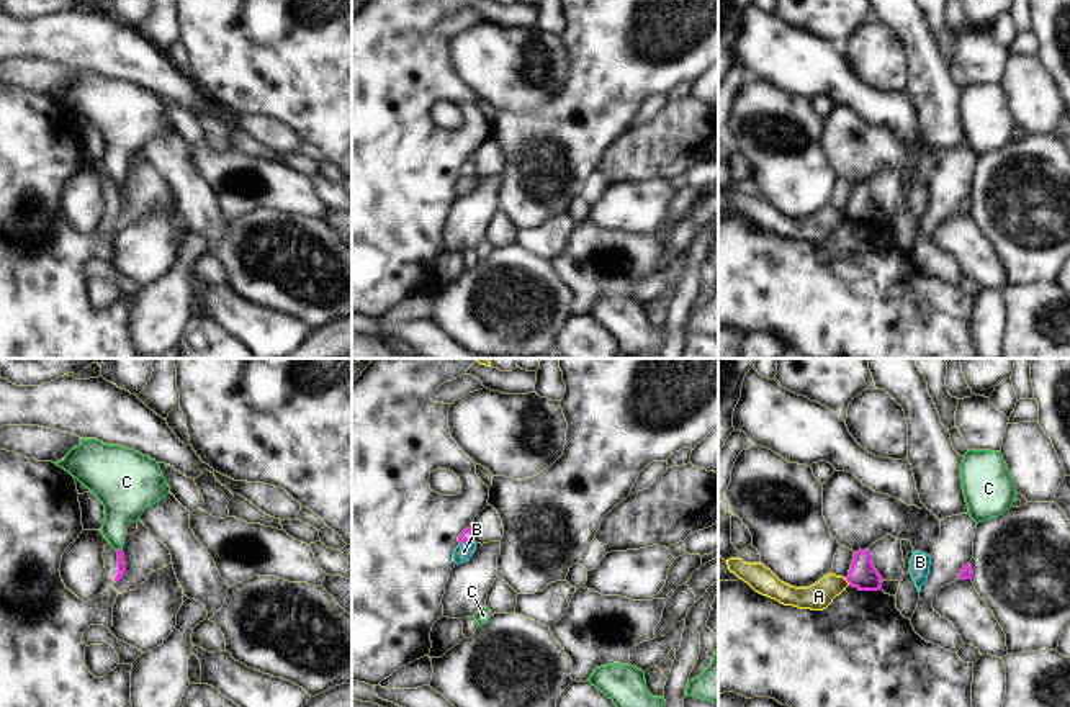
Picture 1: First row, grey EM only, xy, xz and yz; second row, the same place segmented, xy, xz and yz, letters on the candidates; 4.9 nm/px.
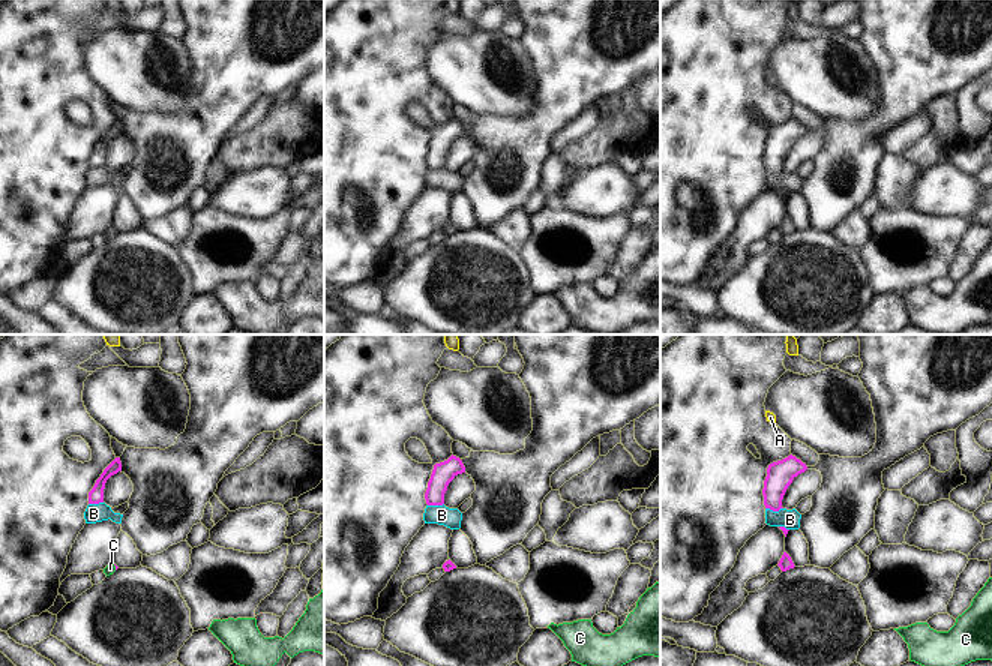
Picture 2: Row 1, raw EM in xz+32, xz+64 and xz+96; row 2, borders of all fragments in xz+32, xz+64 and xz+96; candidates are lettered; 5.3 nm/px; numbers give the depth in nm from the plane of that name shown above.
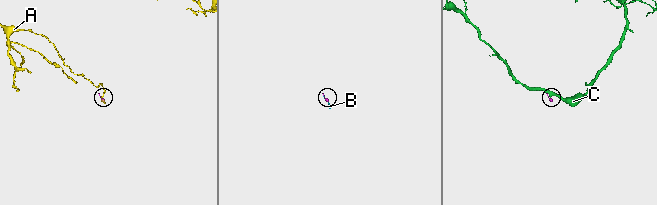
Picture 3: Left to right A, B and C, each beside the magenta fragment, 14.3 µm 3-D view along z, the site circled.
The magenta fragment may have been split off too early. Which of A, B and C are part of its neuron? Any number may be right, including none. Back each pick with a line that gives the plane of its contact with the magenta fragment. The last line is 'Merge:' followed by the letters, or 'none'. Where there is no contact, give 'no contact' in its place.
C: contact in xy
Merge: C

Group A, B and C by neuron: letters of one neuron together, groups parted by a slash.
A / B / C

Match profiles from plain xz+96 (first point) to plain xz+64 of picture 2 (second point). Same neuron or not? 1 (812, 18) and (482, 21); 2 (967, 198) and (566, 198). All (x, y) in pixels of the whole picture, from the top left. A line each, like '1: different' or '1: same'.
1: different
2: same

